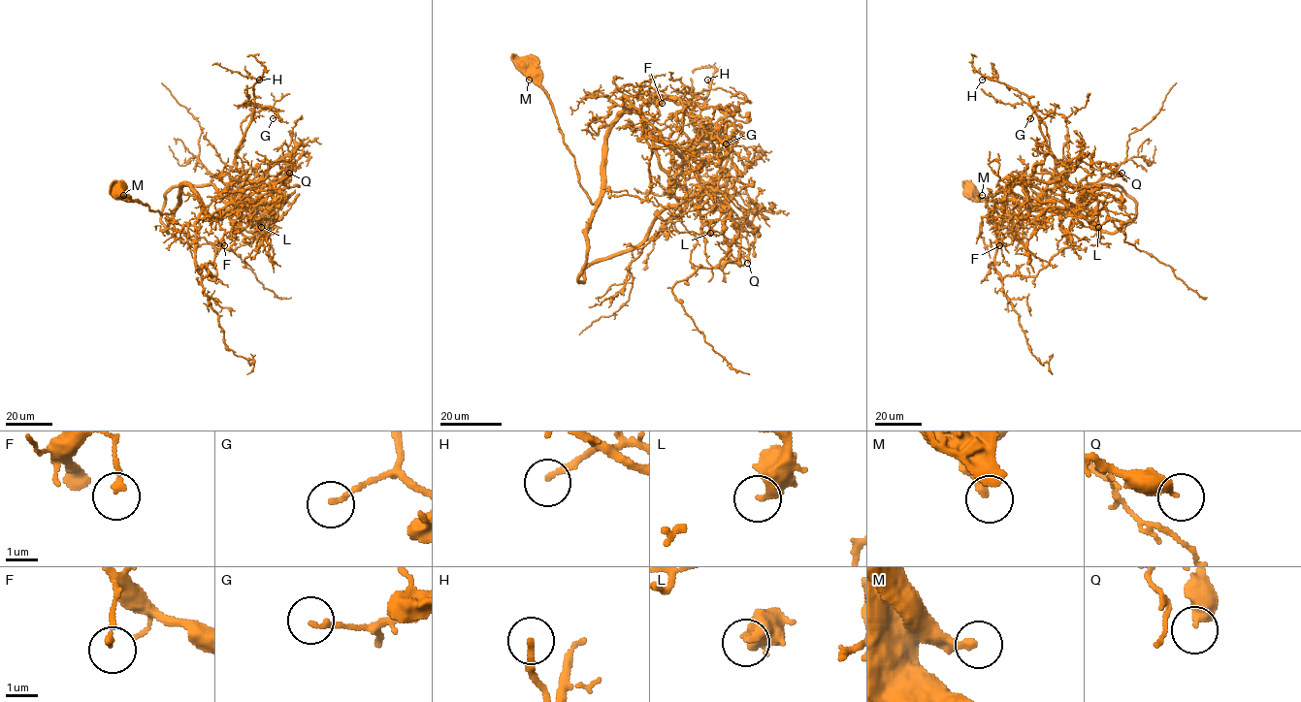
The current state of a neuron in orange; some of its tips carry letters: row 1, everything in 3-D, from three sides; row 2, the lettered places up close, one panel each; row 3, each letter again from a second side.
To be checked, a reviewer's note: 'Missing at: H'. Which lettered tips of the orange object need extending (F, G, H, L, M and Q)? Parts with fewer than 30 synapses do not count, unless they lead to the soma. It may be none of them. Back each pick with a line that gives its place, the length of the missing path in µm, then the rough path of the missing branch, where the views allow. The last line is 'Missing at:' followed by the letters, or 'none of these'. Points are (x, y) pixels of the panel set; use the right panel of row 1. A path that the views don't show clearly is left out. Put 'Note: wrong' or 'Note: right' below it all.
Missing at: none of these
Note: wrong

